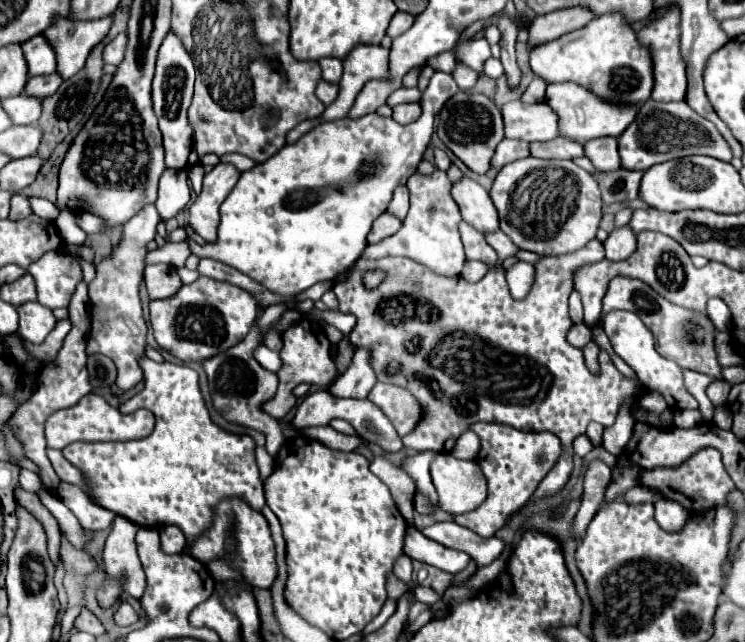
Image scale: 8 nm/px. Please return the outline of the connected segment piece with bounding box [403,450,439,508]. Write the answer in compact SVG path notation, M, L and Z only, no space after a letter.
M429 450L417 452L413 456L407 456L403 460L403 470L415 482L417 492L421 492L435 508L439 508L439 504L437 504L437 492L435 492L435 486L433 486L433 480L431 480L431 472L429 472L433 456L437 456L437 452L429 452Z

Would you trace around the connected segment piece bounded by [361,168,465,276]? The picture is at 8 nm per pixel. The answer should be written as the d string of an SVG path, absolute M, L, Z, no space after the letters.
M437 168L431 176L423 176L415 172L407 180L407 188L411 194L411 208L407 218L403 220L403 226L393 236L377 244L369 244L365 252L361 254L361 258L377 260L385 256L405 256L427 266L431 272L439 276L459 276L465 264L463 244L459 238L461 214L459 214L457 202L451 196L451 182L447 180L447 174Z

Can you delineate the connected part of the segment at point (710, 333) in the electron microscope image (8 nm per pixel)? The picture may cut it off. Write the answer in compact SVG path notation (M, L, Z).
M623 276L613 278L613 282L609 284L609 290L603 298L603 312L599 320L603 320L603 316L613 310L629 310L629 312L641 314L643 324L647 324L647 328L655 336L655 348L659 350L661 356L675 360L681 368L697 370L697 372L721 378L721 366L717 364L717 358L713 352L715 328L705 316L697 316L695 312L689 312L681 306L667 302L651 286L647 286L641 280L623 278Z

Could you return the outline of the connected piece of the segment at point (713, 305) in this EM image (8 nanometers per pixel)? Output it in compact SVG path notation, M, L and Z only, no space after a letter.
M713 298L709 302L709 316L715 322L717 330L723 330L723 332L729 330L729 308L727 308L727 304L723 300Z

